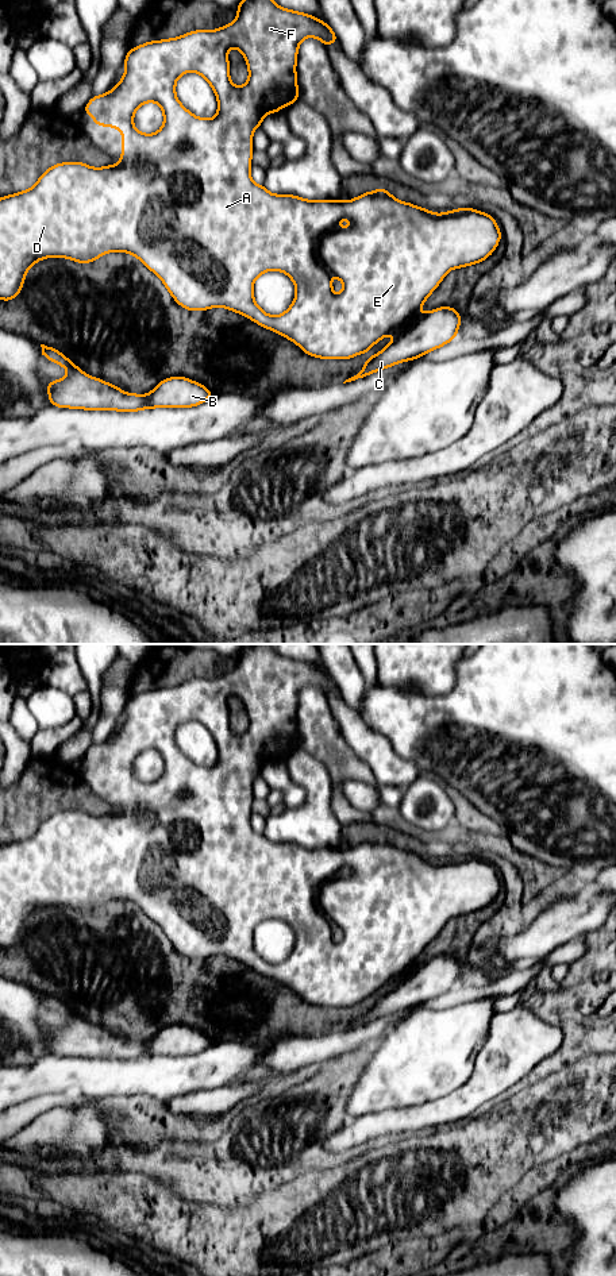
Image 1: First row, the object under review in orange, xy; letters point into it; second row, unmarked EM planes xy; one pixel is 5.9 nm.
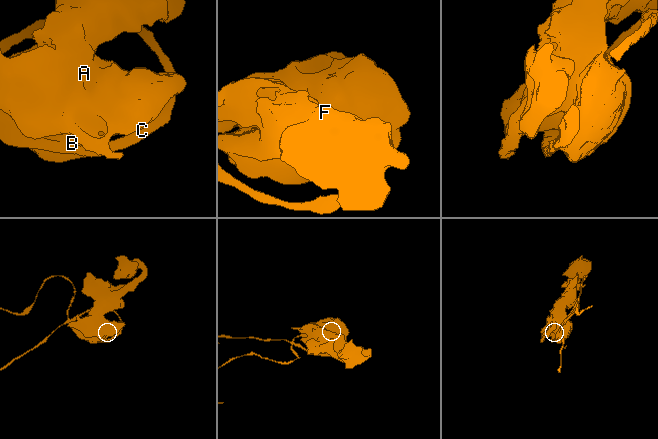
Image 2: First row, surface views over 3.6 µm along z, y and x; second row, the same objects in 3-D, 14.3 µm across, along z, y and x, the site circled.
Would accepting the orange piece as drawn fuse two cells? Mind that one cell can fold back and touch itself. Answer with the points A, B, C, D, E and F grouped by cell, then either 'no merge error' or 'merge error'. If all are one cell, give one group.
A B C D E F; no merge error

